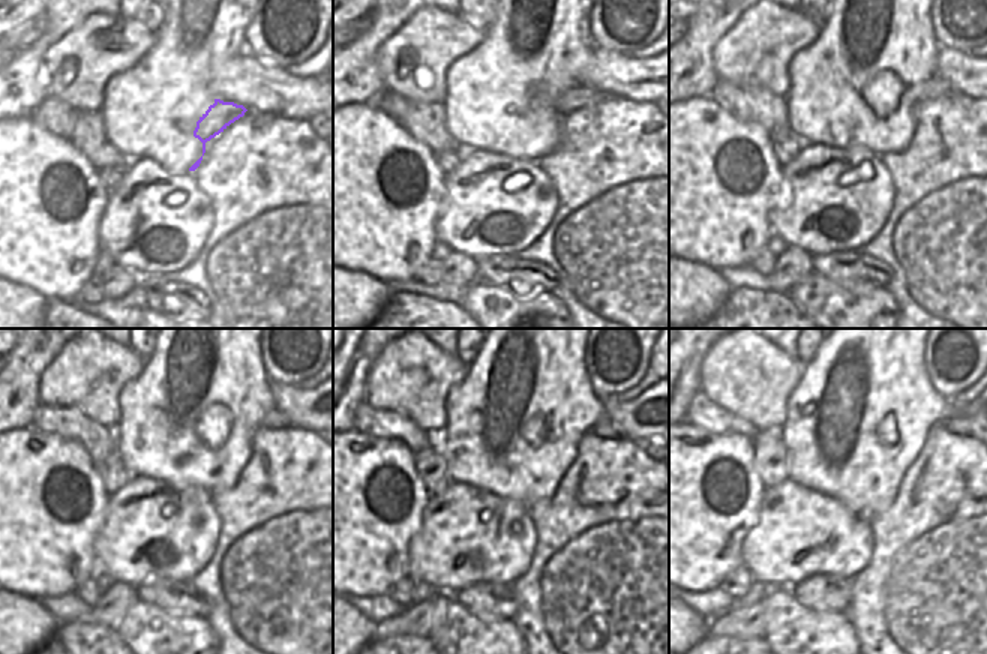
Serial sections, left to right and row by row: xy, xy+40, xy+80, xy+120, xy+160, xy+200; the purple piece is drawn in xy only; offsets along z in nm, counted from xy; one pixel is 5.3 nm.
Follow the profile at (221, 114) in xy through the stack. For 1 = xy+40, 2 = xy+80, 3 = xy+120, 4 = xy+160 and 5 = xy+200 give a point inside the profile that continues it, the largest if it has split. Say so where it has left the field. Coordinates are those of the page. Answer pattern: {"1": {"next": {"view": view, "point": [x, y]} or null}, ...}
{"1": {"next": {"view": "xy+40", "point": [576, 98]}}, "2": {"next": {"view": "xy+80", "point": [935, 87]}}, "3": {"next": {"view": "xy+120", "point": [273, 420]}}, "4": {"next": {"view": "xy+160", "point": [605, 426]}}, "5": {"next": {"view": "xy+200", "point": [959, 423]}}}

